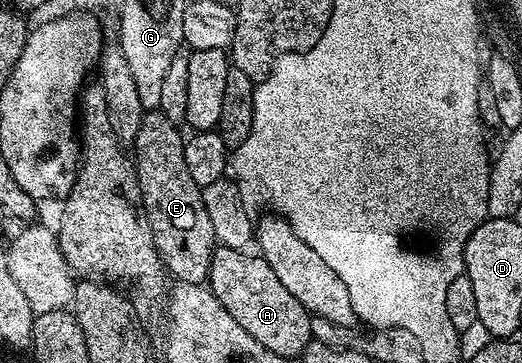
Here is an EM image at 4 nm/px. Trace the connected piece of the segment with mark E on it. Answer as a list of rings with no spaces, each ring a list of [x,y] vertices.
[[[158,109],[146,112],[141,121],[141,129],[137,129],[137,137],[133,144],[133,162],[135,175],[139,178],[139,194],[141,196],[141,211],[145,216],[145,227],[155,251],[163,259],[166,274],[173,276],[178,282],[207,283],[209,265],[216,249],[213,225],[209,222],[209,213],[205,213],[203,188],[193,181],[189,169],[185,165],[185,135],[180,128],[169,121]]]

